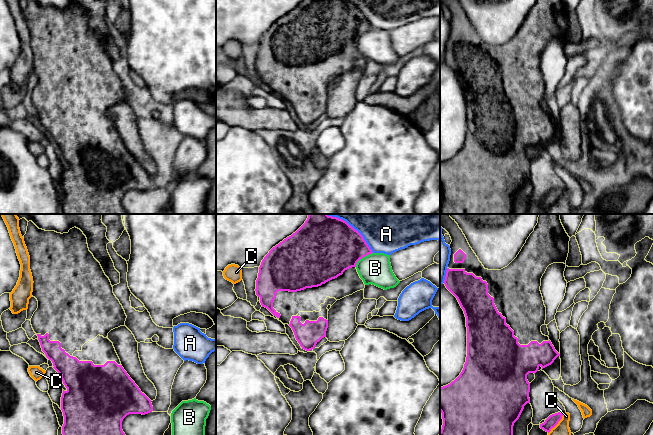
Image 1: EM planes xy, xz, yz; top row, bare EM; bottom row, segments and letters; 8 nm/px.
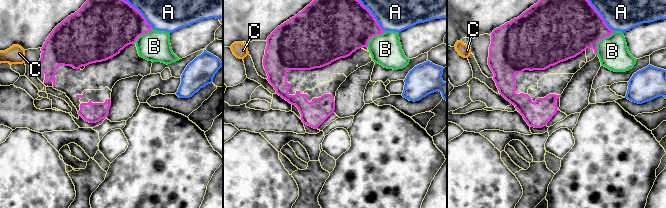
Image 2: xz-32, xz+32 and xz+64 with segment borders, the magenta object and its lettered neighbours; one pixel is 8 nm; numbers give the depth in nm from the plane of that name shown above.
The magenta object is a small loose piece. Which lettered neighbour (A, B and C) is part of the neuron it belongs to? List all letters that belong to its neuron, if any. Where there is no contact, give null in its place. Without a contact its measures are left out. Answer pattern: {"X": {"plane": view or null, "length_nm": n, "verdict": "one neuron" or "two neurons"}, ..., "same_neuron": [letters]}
{"A": {"plane": "xz", "length_nm": 500, "verdict": "two neurons"}, "B": {"plane": "xz", "length_nm": 180, "verdict": "two neurons"}, "C": {"plane": "yz", "length_nm": 200, "verdict": "two neurons"}, "same_neuron": []}

